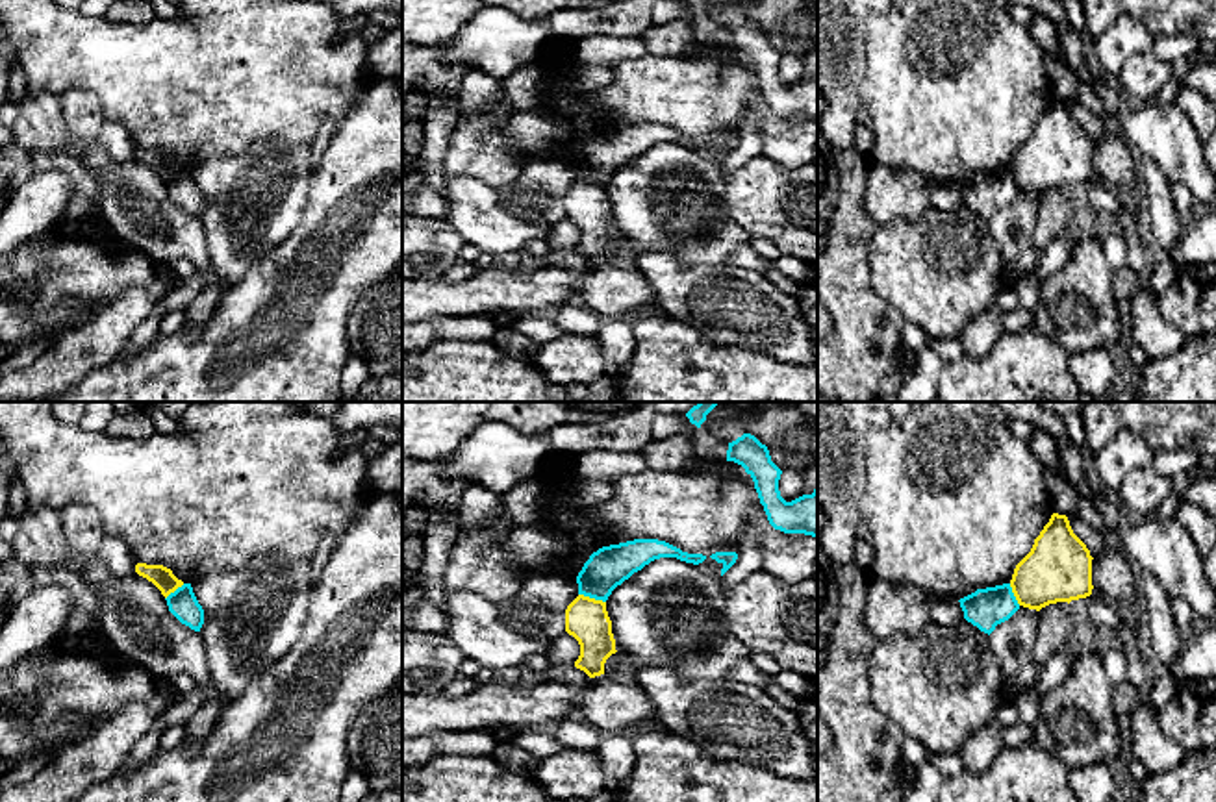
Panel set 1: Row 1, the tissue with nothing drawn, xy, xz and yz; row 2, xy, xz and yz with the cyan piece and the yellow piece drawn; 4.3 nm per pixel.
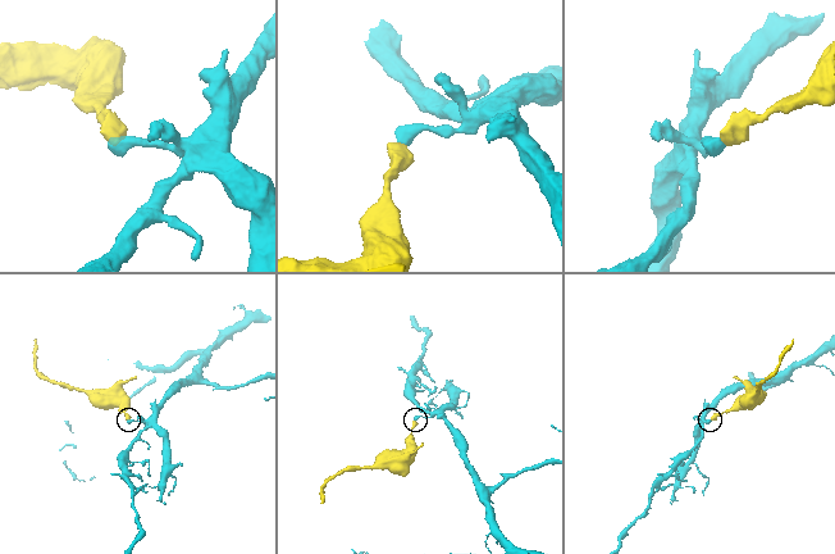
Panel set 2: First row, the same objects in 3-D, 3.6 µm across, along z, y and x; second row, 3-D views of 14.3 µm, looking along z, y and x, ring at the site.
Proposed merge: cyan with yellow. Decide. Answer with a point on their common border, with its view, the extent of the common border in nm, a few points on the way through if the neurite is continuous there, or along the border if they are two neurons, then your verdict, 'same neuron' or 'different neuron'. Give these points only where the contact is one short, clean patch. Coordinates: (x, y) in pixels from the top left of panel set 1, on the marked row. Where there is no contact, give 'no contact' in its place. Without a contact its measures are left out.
xz (592, 597) | 130 nm | along xz (579, 593), (605, 602) | different neuron

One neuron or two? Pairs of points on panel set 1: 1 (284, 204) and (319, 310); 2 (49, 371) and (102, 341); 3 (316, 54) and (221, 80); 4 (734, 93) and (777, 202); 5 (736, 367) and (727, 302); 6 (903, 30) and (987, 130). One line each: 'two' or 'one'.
1: two
2: one
3: one
4: two
5: two
6: one

